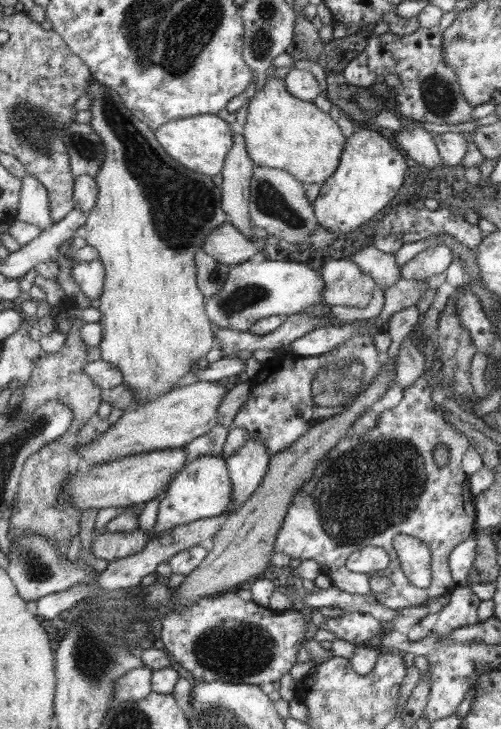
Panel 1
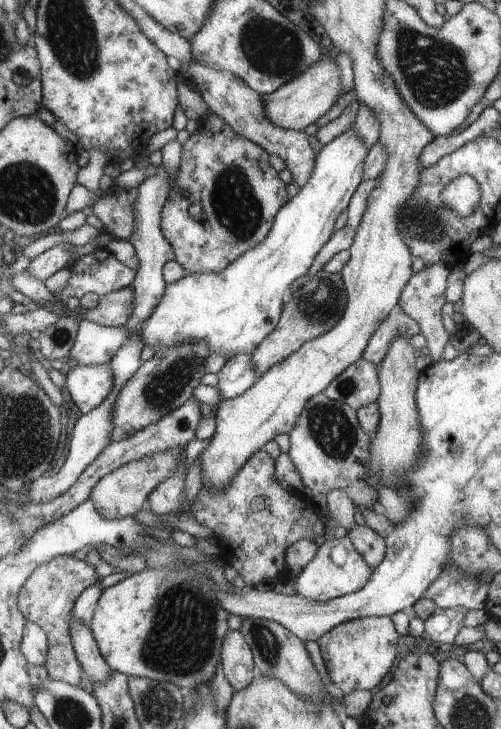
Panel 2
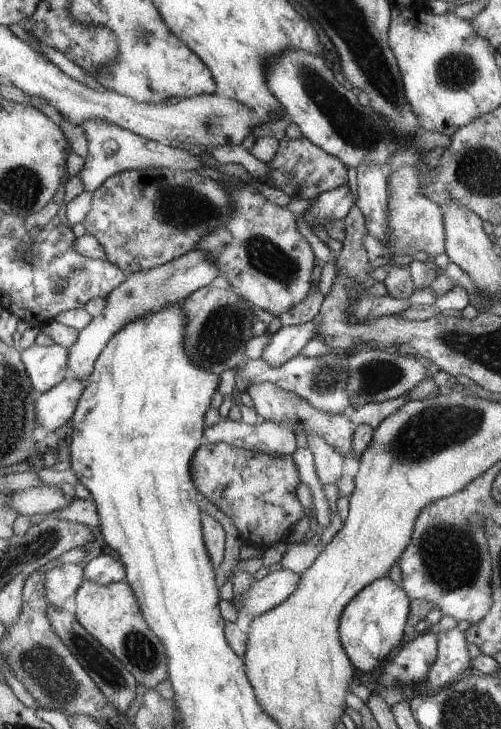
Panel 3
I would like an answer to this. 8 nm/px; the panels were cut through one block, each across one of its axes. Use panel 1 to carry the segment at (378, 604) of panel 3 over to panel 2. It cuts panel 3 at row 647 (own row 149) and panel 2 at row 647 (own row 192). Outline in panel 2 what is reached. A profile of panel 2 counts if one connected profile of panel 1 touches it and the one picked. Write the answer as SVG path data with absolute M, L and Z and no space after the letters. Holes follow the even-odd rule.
M363 617L336 626L318 641L330 680L344 695L353 691L370 691L382 682L396 660L398 634L390 617Z

